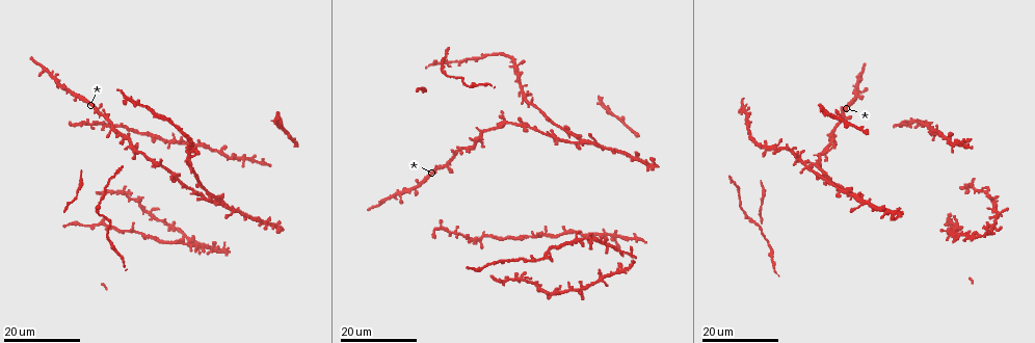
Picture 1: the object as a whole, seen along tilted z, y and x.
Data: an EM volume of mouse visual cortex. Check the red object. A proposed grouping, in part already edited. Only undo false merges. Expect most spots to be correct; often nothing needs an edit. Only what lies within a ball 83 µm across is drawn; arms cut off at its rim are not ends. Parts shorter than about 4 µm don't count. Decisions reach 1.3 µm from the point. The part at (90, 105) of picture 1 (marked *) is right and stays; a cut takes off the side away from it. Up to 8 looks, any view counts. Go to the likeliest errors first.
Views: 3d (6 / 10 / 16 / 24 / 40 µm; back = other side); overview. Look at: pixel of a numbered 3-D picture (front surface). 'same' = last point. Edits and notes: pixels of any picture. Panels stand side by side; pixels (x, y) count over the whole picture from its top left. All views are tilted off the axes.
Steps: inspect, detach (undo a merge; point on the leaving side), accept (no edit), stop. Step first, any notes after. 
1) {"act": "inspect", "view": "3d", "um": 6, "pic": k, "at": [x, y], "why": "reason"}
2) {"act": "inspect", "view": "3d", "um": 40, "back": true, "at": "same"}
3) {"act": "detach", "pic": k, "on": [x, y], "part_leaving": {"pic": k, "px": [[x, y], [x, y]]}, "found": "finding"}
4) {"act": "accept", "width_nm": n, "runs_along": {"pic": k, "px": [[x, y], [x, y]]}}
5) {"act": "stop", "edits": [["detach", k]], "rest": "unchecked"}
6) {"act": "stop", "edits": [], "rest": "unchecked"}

{"act": "inspect", "view": "3d", "um": 16, "pic": 1, "at": [265, 220]}

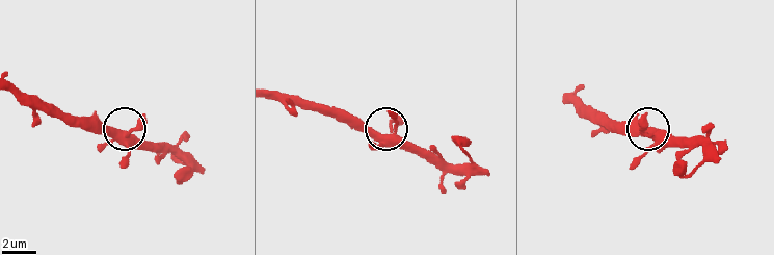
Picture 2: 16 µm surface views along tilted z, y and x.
{"act": "inspect", "view": "3d", "um": 10, "pic": 2, "at": [650, 134], "why": "zoom in"}

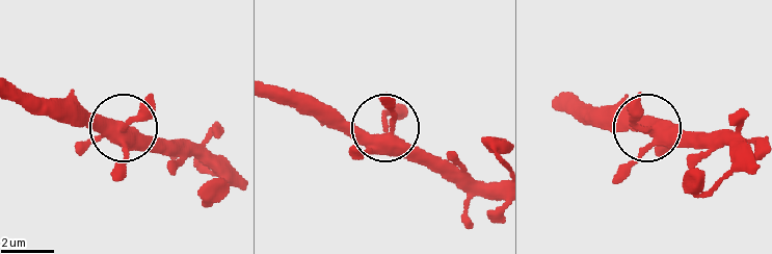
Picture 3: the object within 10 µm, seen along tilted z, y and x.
{"act": "accept", "arms": 4, "found": "all the same neuron"}

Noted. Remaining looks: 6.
{"act": "inspect", "view": "3d", "um": 16, "pic": 1, "at": [973, 185], "why": "looks like a crossing"}

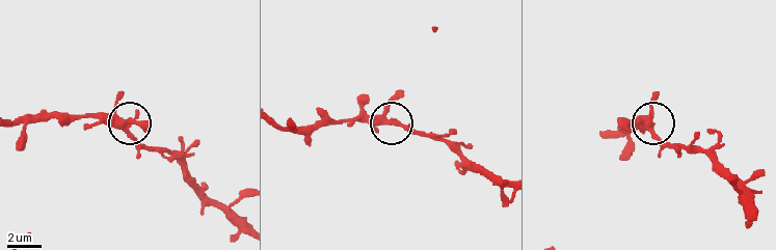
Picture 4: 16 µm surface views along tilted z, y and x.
{"act": "inspect", "view": "3d", "um": 6, "pic": 4, "at": [651, 126], "why": "closer look"}

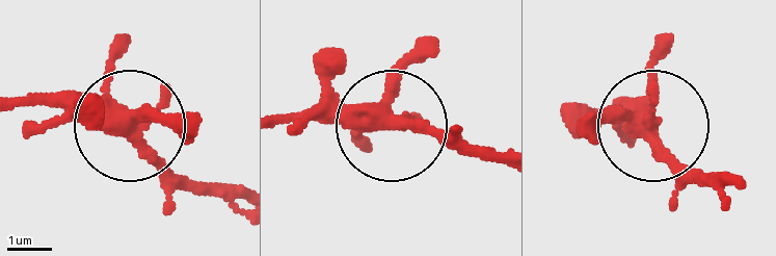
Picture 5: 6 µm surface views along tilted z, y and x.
{"act": "accept", "width_nm": 350, "found": "all the same neuron"}

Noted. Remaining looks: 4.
{"act": "inspect", "view": "3d", "um": 24, "pic": 1, "at": [855, 195]}

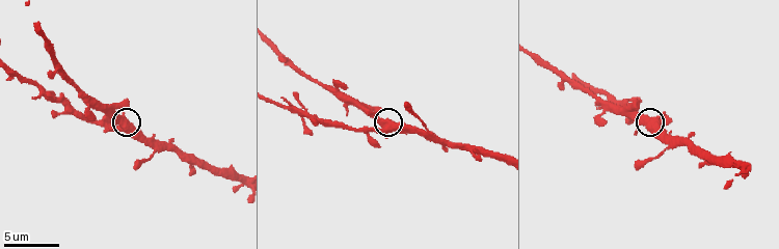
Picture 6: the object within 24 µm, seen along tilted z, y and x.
{"act": "inspect", "view": "3d", "um": 6, "pic": 6, "at": [384, 121], "why": "closer look"}

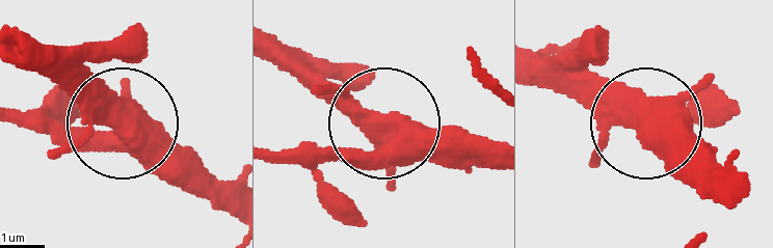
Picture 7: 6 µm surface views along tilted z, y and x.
{"act": "accept", "runs_along": {"pic": 7, "px": [[14, 111], [78, 135], [127, 127], [183, 189]]}, "found": "continuous, no second neuron"}

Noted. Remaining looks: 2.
{"act": "inspect", "view": "3d", "um": 16, "pic": 1, "at": [522, 236]}

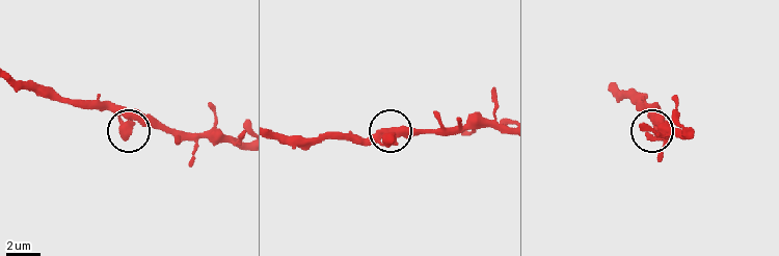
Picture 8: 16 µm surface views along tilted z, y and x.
{"act": "inspect", "view": "3d", "um": 6, "pic": 8, "at": [390, 138], "why": "closer look"}

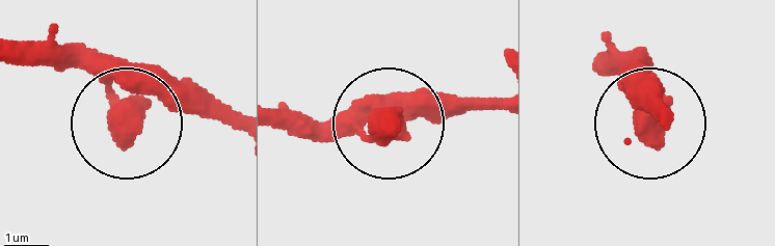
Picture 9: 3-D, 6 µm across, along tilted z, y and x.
{"act": "accept", "side_arm_um": 37, "runs_along": {"pic": 9, "px": [[22, 39], [76, 55], [130, 112], [167, 97], [239, 109]]}, "found": "continuous, no second neuron"}

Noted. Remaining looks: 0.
{"act": "stop", "edits": [], "rest": "unchecked"}

